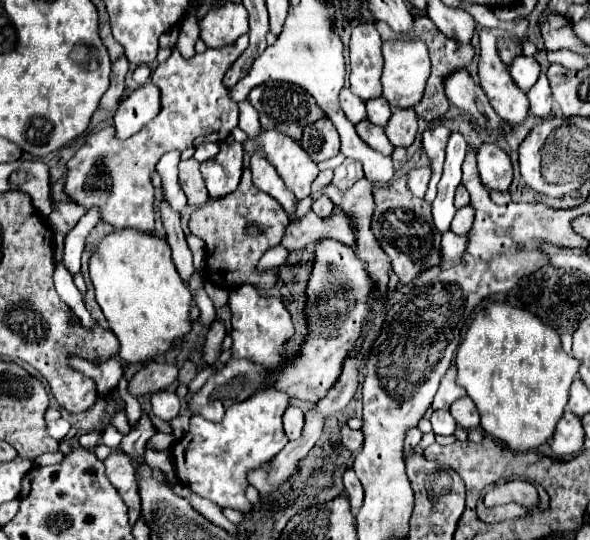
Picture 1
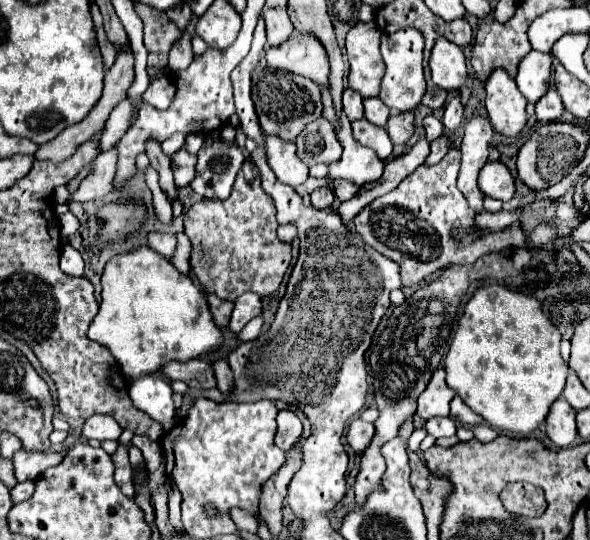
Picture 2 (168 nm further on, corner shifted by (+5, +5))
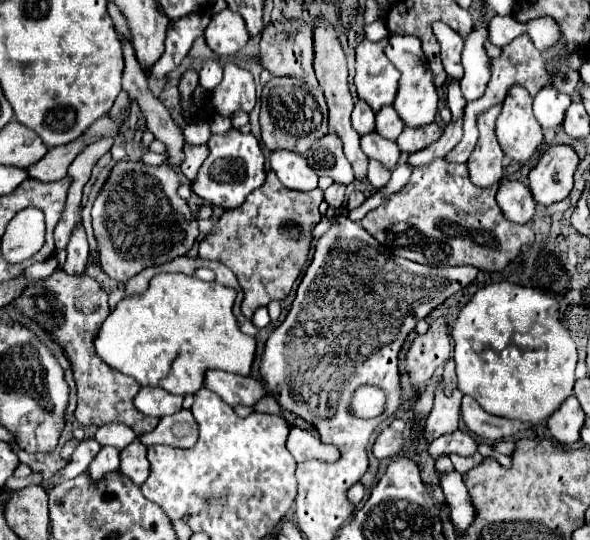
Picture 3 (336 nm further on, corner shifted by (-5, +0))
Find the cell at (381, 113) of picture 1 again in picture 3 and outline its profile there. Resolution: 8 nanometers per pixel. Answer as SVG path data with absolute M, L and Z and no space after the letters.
M383 107L375 117L377 117L375 131L381 137L387 137L389 141L395 141L401 135L405 125L403 125L403 121L399 119L399 115L397 115L397 111L393 107Z

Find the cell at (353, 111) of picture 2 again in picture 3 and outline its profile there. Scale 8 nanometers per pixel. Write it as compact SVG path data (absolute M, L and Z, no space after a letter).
M357 101L353 109L353 127L359 135L367 135L375 131L375 113L371 107L367 107L365 101Z

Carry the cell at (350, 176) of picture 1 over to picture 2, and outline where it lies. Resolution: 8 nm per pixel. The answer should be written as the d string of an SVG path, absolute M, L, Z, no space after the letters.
M335 178L333 180L333 192L339 200L351 200L357 194L357 186L353 186L353 182L345 182L343 178Z

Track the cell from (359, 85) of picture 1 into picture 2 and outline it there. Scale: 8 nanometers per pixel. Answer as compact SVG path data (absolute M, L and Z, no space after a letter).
M357 22L345 38L347 60L351 66L349 88L359 92L363 98L379 96L381 76L385 72L383 58L379 54L381 30L375 22Z

